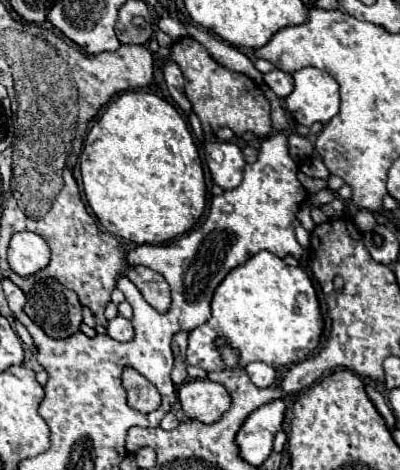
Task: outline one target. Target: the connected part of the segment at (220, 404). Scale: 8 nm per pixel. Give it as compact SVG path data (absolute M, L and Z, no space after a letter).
M190 379L178 389L178 399L182 403L182 411L190 419L198 419L202 423L216 423L232 405L230 393L214 381L208 379Z

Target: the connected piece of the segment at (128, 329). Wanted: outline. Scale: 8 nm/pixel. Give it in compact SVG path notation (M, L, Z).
M116 317L108 323L108 335L116 341L132 341L134 339L134 327L128 319L124 317Z

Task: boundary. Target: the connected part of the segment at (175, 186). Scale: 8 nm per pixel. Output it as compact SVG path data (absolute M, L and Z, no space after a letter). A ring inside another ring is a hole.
M126 91L114 97L102 117L86 135L80 155L86 199L102 227L122 239L142 243L164 243L194 227L206 209L206 181L200 157L184 117L168 101L142 91Z

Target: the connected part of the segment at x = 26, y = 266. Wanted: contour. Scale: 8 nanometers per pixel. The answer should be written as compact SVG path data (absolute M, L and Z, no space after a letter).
M12 237L8 265L20 277L30 277L50 263L50 247L42 237Z

